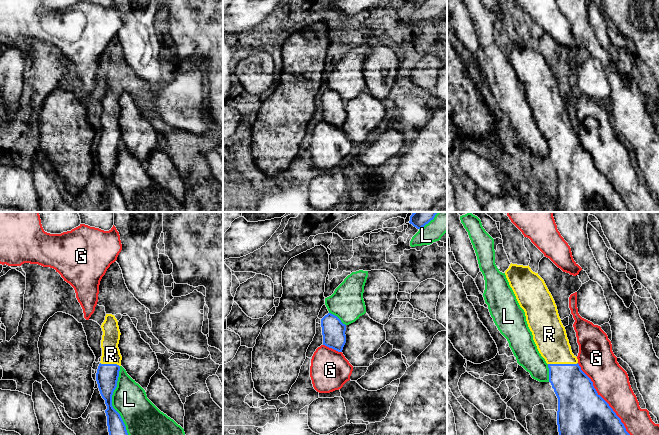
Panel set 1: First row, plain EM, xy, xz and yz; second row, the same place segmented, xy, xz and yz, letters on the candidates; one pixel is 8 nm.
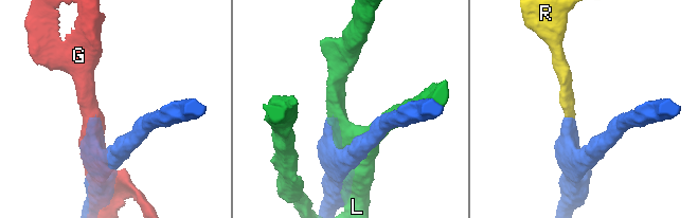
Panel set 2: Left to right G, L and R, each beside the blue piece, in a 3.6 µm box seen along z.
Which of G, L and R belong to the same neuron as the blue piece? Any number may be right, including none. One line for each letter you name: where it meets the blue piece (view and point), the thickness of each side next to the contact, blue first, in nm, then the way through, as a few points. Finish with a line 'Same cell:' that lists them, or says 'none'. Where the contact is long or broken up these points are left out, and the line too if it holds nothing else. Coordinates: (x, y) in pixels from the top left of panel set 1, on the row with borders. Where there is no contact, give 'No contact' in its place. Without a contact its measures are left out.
R: Touches blue at yz (562, 364). Thickness 300 nm (blue) against 260 nm
Same cell: R

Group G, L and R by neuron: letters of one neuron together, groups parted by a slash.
G / L / R

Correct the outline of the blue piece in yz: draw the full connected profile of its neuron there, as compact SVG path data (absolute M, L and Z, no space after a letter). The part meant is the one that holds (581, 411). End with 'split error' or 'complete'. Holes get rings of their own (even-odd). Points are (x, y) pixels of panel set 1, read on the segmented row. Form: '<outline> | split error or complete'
M510 264L505 271L541 356L549 368L549 382L558 398L559 435L630 435L609 404L597 393L591 379L581 370L572 353L565 327L544 280L528 266Z | split error

